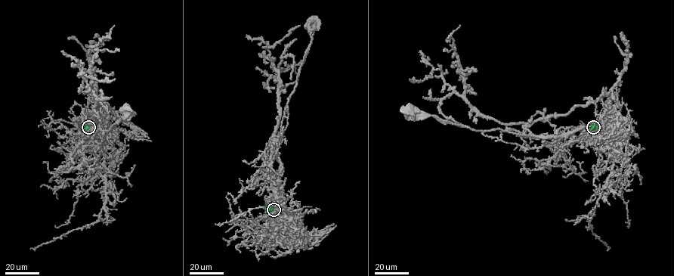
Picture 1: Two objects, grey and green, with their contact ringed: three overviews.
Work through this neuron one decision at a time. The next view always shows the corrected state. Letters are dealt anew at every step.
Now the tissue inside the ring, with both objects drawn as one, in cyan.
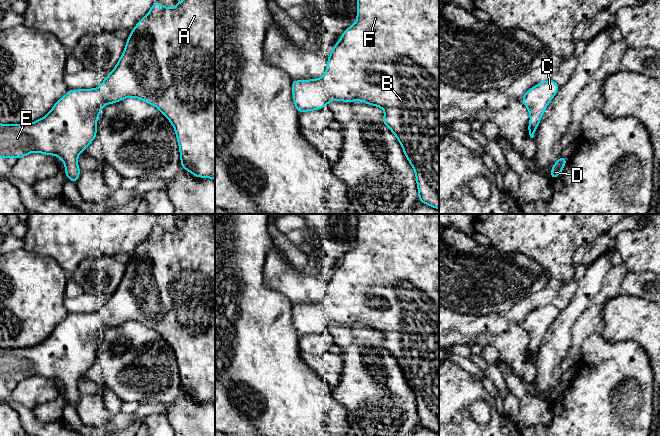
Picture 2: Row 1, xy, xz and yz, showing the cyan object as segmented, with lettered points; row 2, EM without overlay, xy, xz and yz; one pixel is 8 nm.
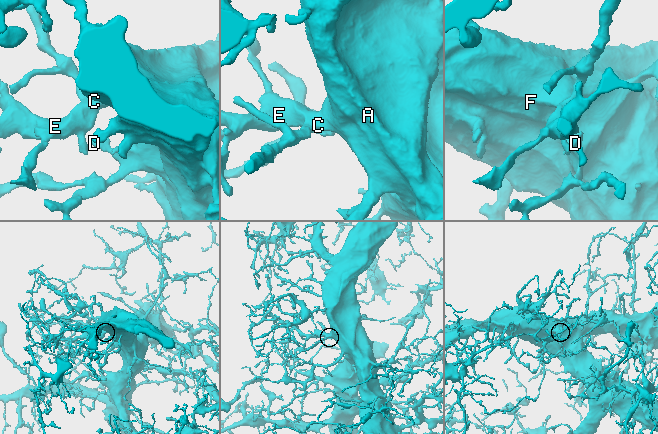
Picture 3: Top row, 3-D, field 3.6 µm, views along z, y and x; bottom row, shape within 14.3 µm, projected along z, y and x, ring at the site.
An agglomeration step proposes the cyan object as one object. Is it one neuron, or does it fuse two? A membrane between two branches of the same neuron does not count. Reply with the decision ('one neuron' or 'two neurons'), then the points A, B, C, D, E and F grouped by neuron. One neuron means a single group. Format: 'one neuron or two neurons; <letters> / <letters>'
one neuron; A B C D E F

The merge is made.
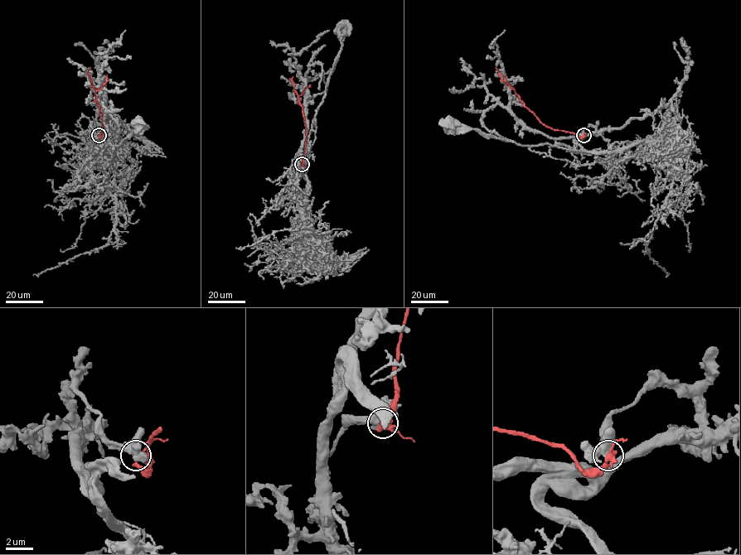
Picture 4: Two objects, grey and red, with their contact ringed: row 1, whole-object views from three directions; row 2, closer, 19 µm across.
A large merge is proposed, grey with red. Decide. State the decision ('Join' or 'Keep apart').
Keep apart

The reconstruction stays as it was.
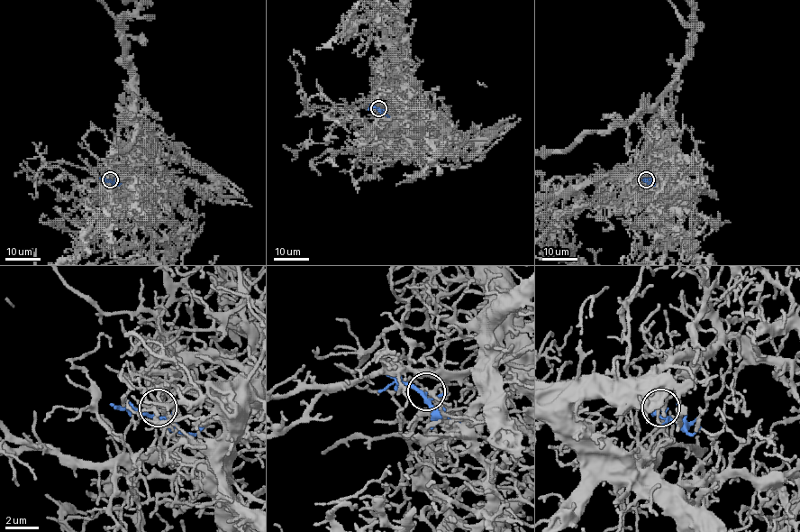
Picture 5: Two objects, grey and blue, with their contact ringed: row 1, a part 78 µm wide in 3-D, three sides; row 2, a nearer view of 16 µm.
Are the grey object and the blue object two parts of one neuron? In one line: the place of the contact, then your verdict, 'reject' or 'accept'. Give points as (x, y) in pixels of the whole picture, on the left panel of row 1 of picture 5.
(110, 179) | reject

